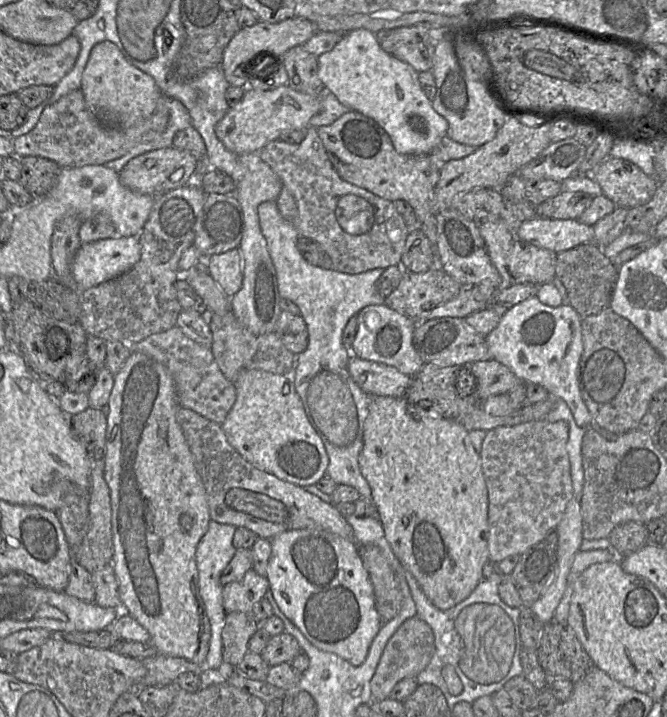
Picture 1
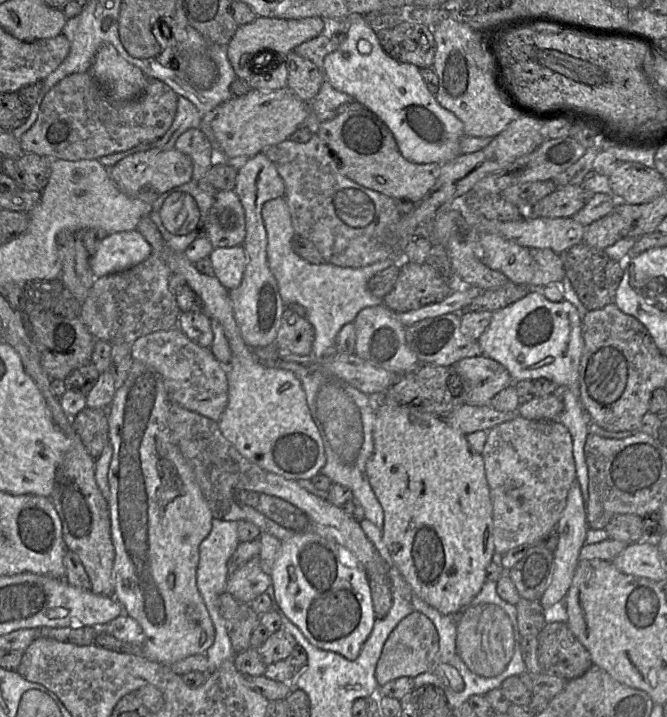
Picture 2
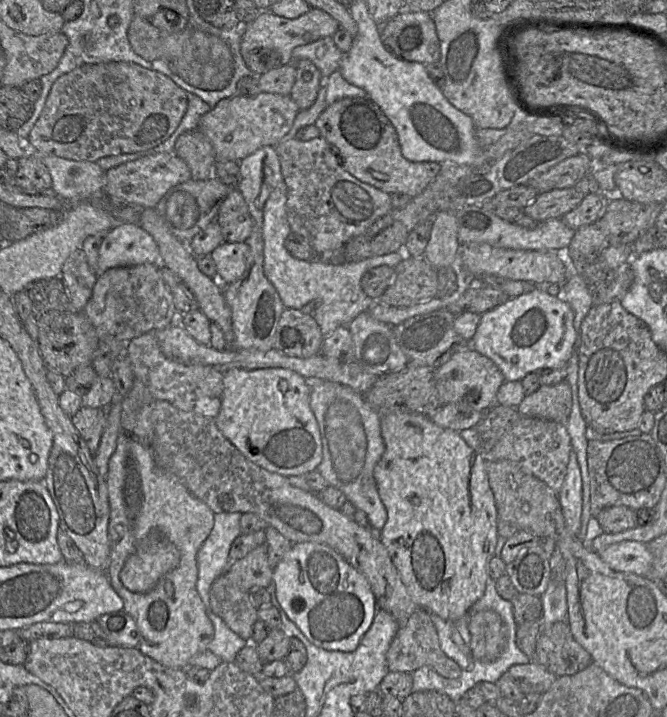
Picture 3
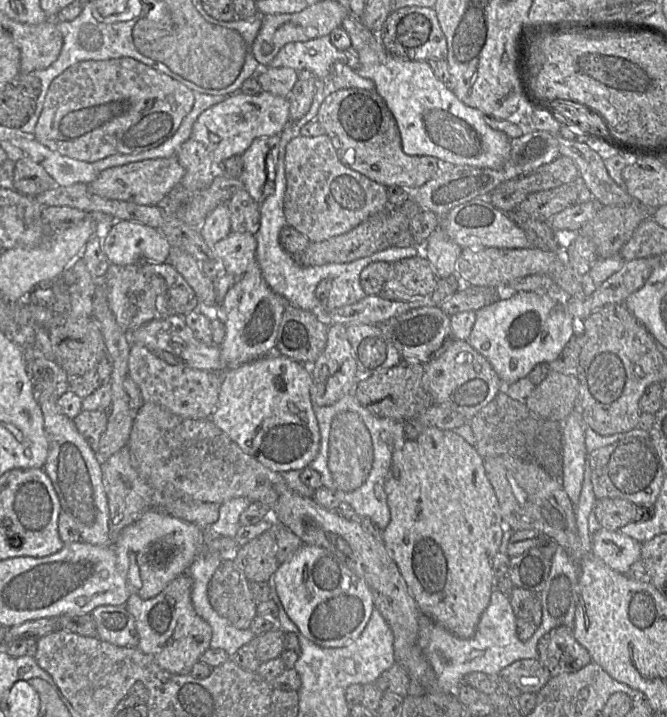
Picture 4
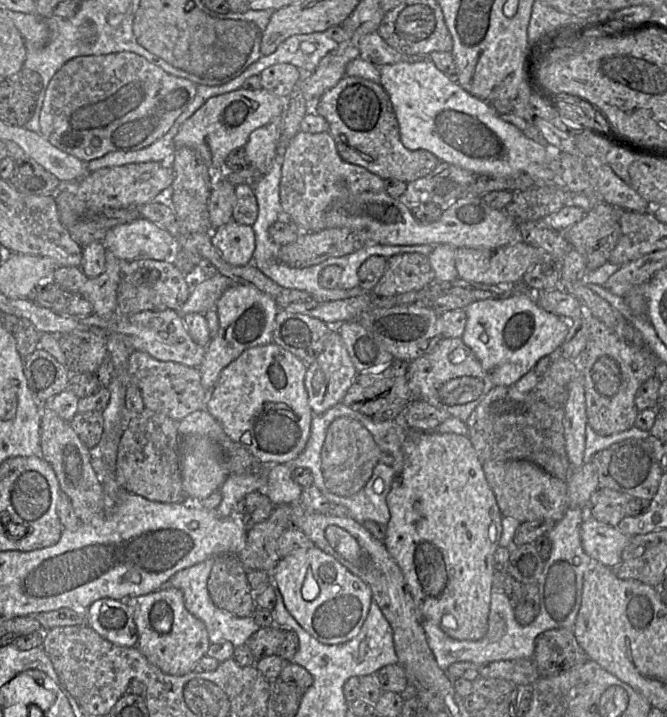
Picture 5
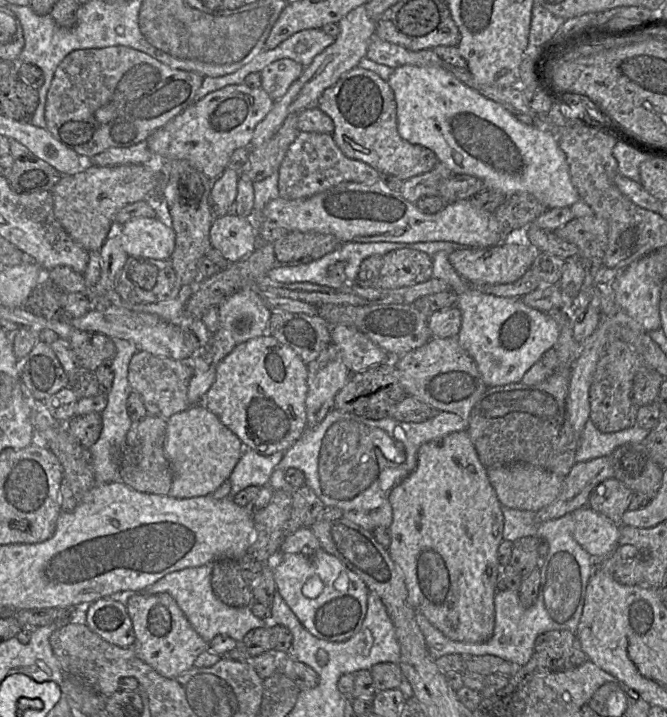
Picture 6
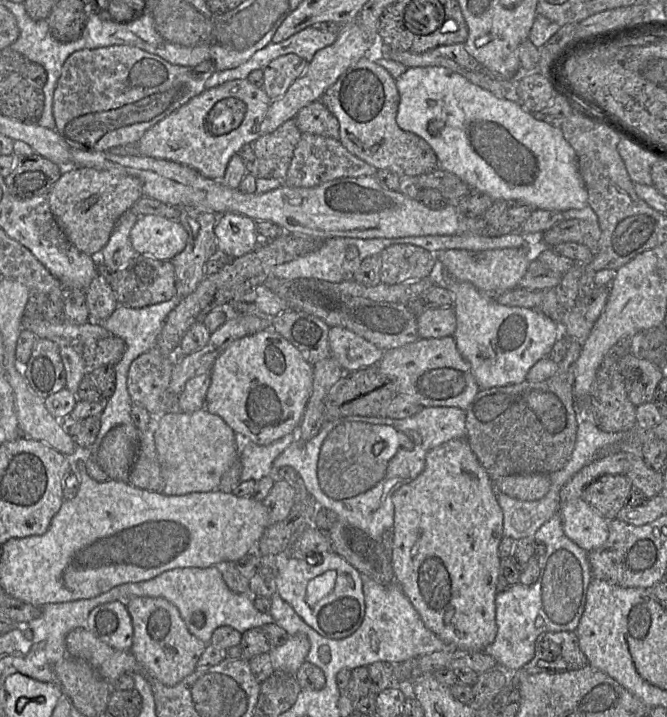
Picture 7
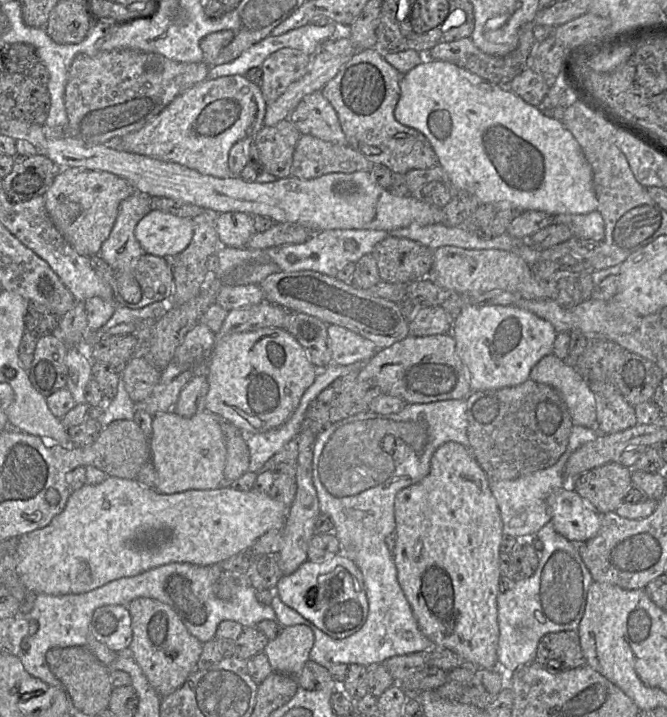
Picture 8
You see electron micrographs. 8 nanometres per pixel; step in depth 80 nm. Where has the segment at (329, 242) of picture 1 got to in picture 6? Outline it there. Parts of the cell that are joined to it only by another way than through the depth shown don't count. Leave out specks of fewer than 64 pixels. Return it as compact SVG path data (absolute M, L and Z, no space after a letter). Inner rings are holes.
M300 131L279 168L279 197L288 200L309 198L342 182L373 184L379 180L379 171L365 162L348 158L336 144L332 134Z

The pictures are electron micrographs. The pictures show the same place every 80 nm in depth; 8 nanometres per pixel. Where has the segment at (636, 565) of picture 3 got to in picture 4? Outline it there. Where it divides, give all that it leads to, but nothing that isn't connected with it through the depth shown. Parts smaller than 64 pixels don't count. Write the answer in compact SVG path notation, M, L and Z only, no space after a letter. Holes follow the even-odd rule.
M600 528L591 536L591 552L601 561L603 561L612 570L628 574L630 567L640 558L641 543L628 537L619 531L609 531Z

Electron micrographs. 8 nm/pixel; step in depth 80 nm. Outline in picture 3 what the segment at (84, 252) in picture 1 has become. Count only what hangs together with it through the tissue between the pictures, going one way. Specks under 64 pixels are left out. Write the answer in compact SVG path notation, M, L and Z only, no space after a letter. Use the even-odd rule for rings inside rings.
M117 223L104 234L97 273L141 264L160 264L160 252L154 238L138 223Z

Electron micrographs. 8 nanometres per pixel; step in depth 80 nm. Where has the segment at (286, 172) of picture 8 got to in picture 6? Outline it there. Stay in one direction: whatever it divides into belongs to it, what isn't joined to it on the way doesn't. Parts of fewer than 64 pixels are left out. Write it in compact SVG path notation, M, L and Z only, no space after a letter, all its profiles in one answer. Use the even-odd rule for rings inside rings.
M290 114L269 141L260 147L251 148L249 160L239 171L239 179L255 183L279 171L289 146L300 132L298 114Z

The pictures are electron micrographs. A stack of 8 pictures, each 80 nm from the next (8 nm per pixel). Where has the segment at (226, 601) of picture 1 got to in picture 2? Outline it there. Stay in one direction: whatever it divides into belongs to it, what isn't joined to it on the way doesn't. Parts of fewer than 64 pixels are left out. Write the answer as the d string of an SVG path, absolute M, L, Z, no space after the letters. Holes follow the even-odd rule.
M254 557L228 577L225 591L235 599L250 604L270 584L270 575L263 572L258 557Z

